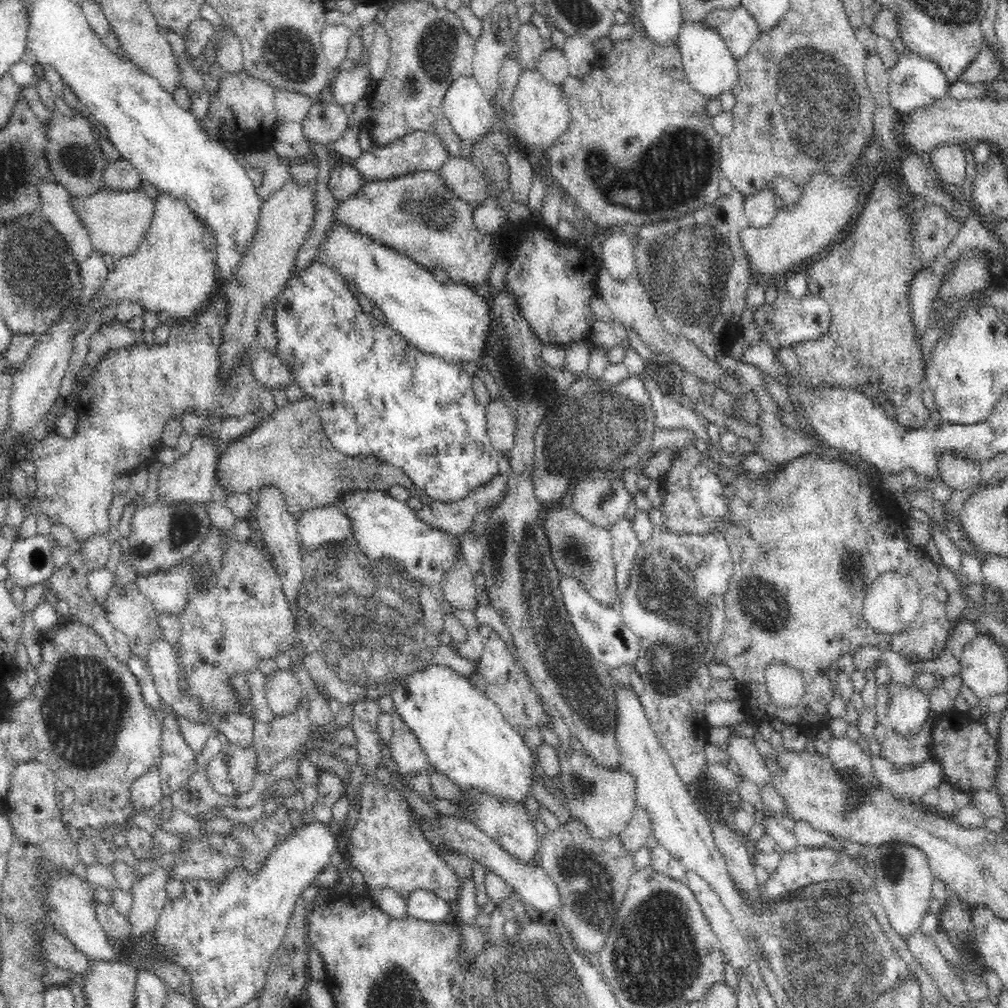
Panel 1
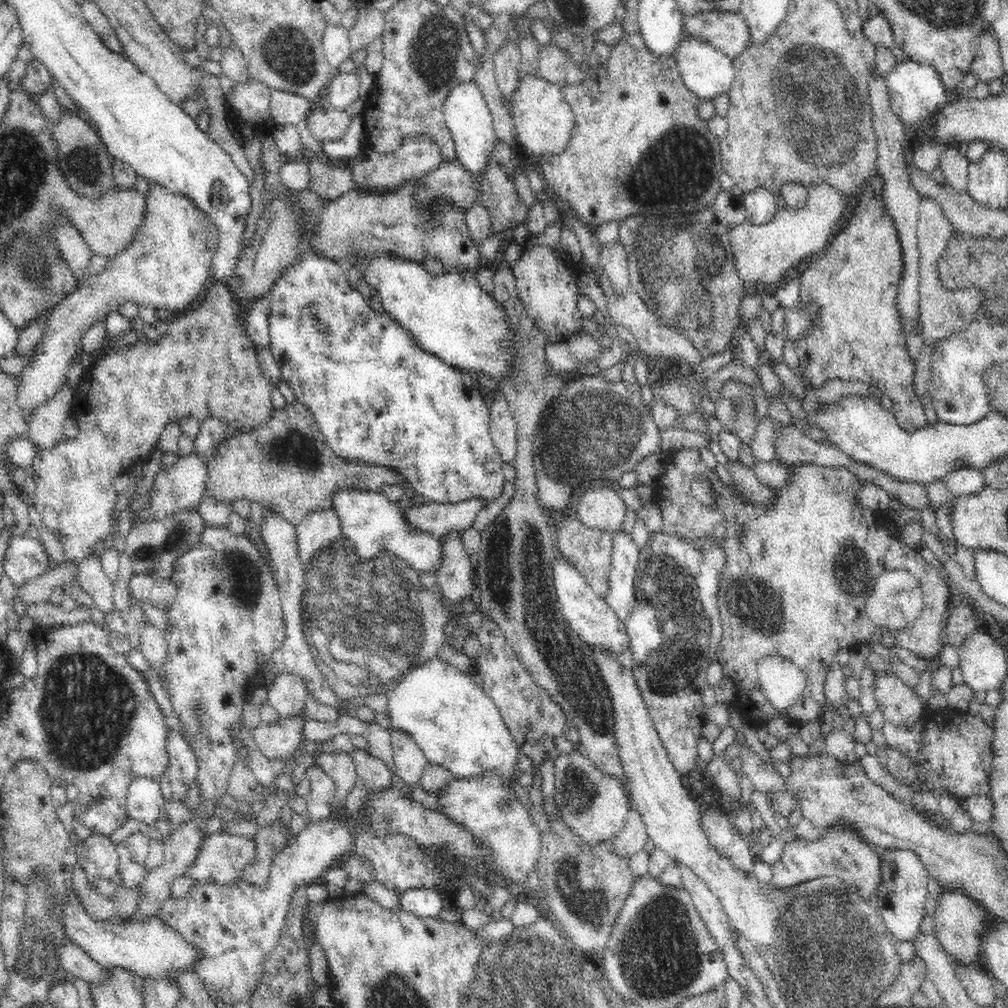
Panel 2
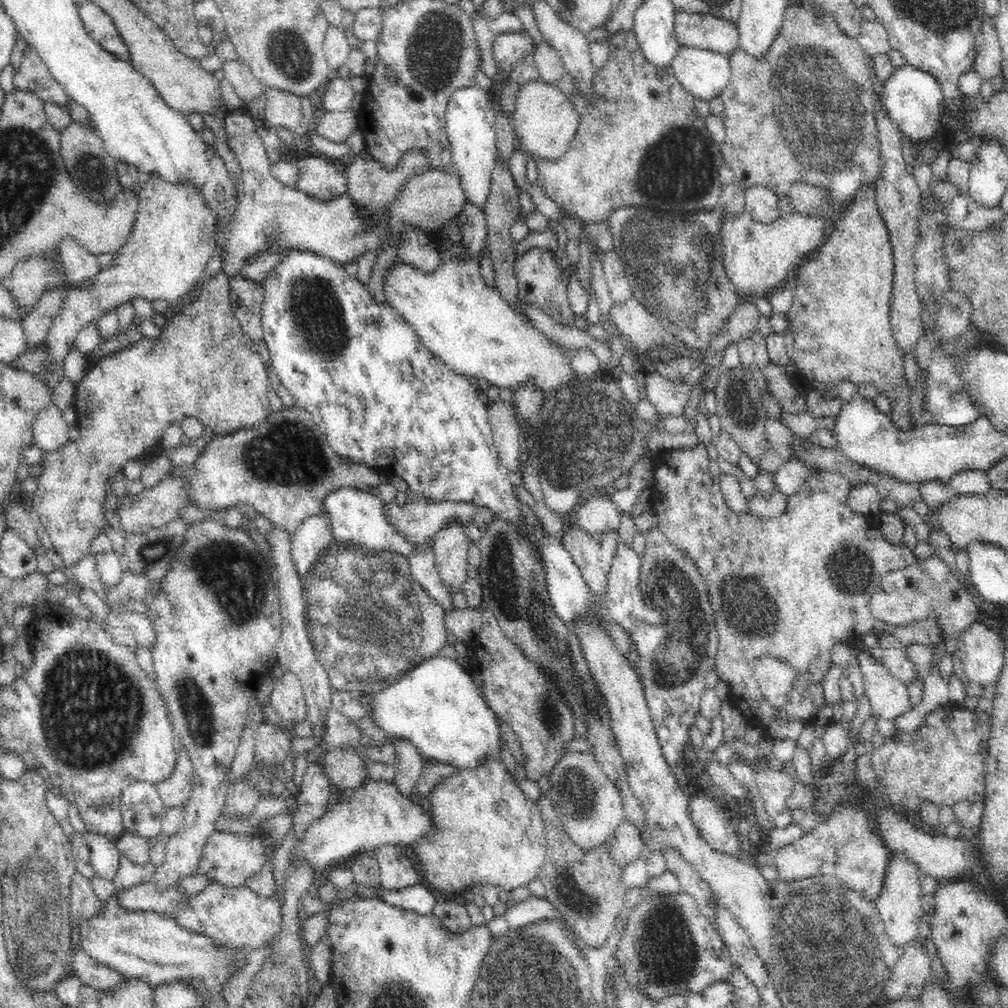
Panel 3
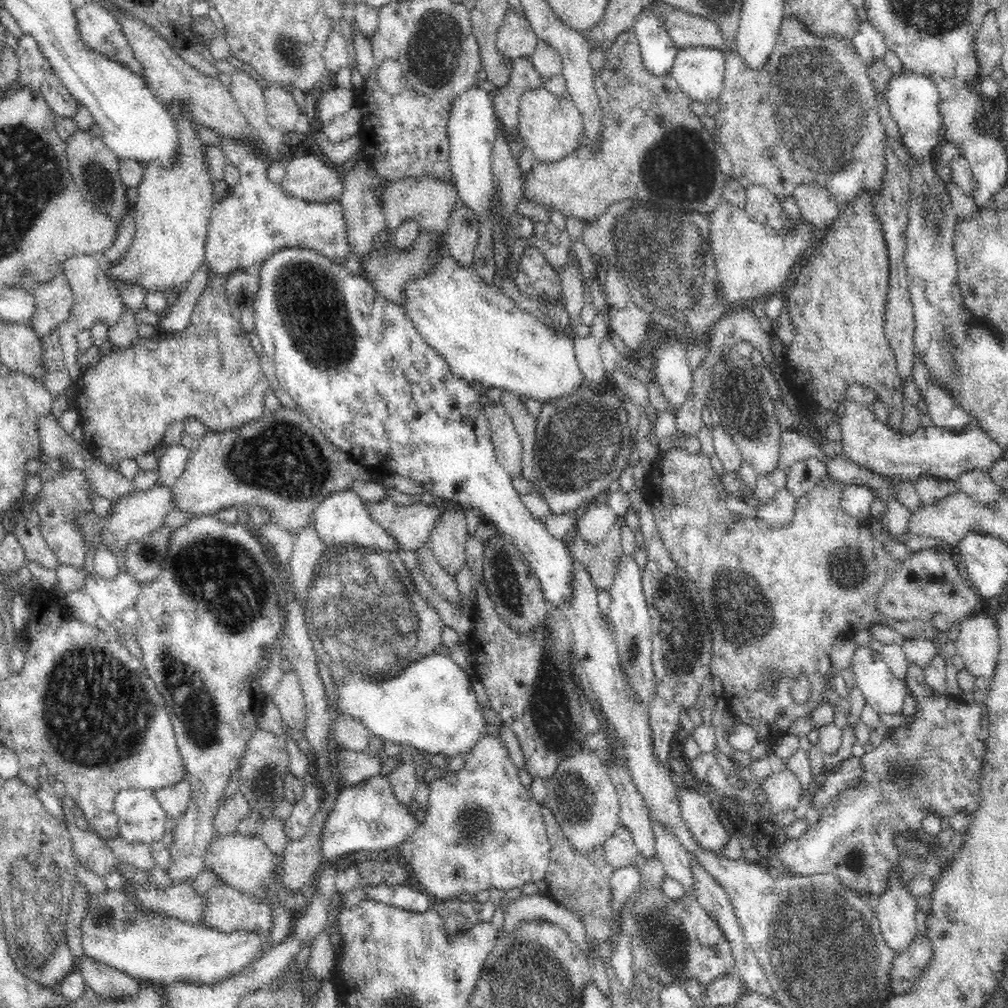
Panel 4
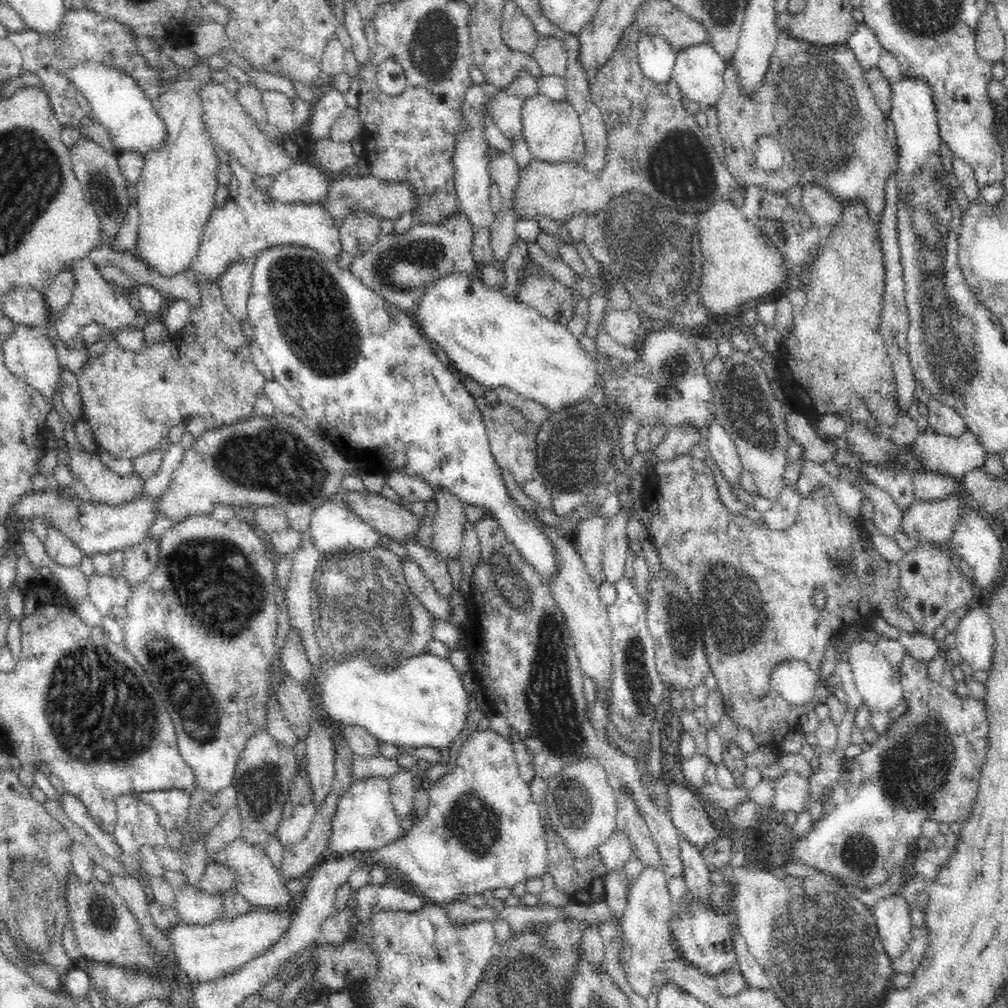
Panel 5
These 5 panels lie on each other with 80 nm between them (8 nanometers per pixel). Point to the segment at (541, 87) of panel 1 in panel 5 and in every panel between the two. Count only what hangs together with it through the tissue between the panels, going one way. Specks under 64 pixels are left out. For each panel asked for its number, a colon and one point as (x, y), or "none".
2: (543, 119)
3: (545, 121)
4: (549, 125)
5: (552, 129)

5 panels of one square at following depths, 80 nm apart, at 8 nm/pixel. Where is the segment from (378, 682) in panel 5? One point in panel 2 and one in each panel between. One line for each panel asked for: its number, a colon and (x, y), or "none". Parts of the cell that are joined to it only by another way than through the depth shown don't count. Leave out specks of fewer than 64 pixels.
2: (458, 727)
3: (436, 706)
4: (431, 706)

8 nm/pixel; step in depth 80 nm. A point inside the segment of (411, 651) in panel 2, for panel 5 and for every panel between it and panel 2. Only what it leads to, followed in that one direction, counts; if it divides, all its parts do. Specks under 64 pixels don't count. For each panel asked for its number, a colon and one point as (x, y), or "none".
3: (368, 620)
4: (364, 614)
5: (361, 605)

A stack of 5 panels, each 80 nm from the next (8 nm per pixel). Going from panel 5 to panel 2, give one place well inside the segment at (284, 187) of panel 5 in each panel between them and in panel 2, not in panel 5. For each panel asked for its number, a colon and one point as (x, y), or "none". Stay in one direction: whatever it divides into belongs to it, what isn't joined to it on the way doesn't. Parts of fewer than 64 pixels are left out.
2: (331, 183)
3: (321, 179)
4: (309, 178)

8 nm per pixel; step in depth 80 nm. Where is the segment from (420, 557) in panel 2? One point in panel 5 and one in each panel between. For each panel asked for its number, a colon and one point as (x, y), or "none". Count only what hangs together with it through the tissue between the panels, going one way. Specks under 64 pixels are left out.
3: (360, 519)
4: (343, 518)
5: (335, 526)

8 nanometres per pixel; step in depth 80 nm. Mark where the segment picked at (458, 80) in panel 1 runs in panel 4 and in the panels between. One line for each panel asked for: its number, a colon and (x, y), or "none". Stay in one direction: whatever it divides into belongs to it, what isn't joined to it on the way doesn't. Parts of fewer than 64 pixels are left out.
2: (468, 116)
3: (470, 121)
4: (472, 122)

